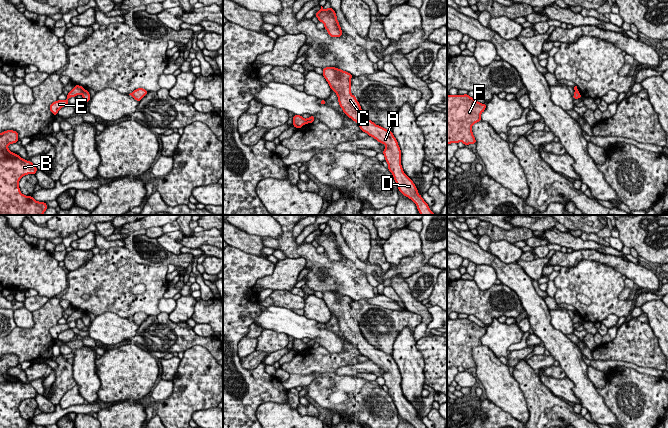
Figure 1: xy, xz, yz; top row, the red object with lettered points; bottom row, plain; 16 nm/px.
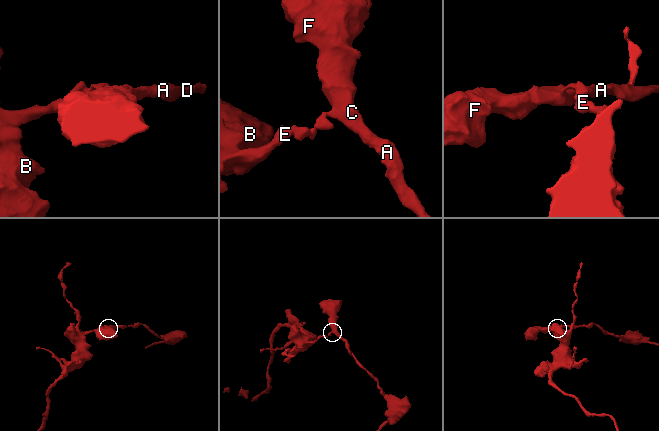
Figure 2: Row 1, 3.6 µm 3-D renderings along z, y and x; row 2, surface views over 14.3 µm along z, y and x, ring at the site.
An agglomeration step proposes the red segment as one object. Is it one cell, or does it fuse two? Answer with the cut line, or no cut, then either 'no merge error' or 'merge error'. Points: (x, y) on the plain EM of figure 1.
cut xy (84, 314), (81, 317); merge error

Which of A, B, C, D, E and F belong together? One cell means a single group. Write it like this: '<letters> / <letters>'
A C D F / B E

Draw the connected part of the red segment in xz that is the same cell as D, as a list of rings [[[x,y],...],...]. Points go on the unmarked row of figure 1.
[[[335,291],[322,293],[322,299],[328,306],[331,314],[336,317],[339,329],[345,339],[355,345],[362,356],[367,357],[386,370],[382,377],[388,388],[388,394],[392,397],[399,415],[415,428],[427,428],[422,420],[418,418],[417,411],[413,405],[403,395],[401,389],[401,374],[392,355],[376,349],[369,344],[363,337],[356,321],[351,318],[351,302],[353,299]]]

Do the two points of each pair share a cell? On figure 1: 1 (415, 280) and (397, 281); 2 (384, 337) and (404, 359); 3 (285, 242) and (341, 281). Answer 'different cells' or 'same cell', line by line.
1: different cells
2: different cells
3: same cell

